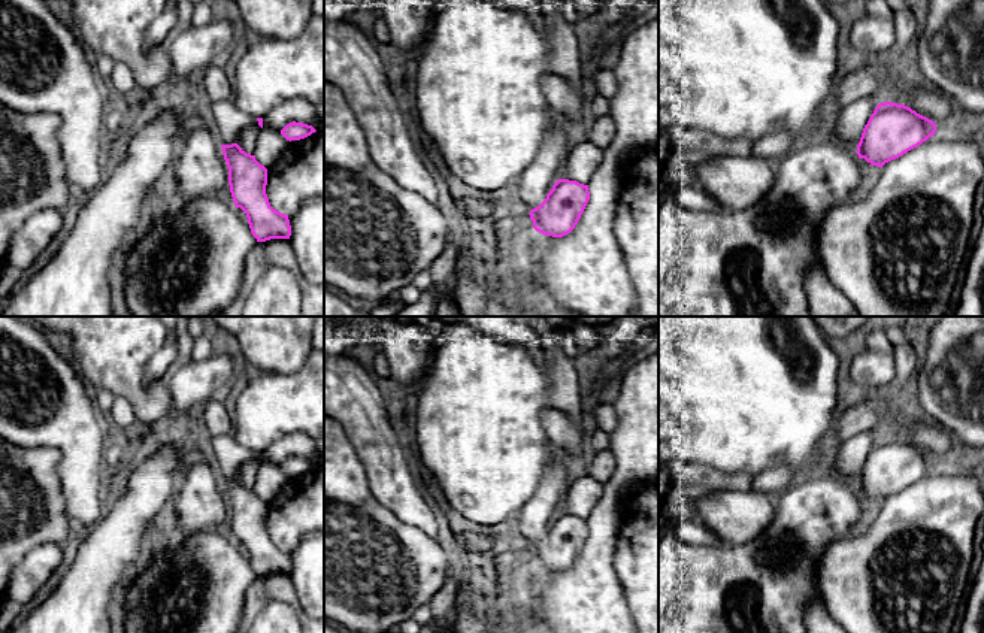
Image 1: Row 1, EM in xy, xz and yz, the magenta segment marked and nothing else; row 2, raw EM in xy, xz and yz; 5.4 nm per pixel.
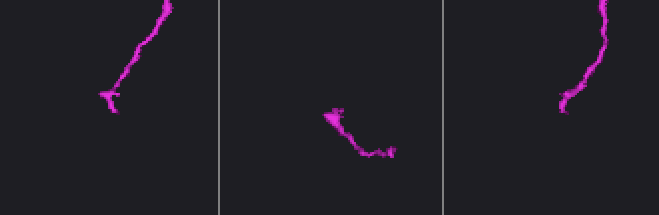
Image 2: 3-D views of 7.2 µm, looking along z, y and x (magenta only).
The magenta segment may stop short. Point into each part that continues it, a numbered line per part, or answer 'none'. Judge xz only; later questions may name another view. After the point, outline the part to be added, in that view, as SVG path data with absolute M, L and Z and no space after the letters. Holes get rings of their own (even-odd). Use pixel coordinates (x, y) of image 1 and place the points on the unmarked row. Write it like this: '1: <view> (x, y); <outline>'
1: xz (532, 518); M552 448L538 490L514 515L518 530L529 539L530 545L547 533L548 524L558 515L560 503L570 485L570 472L569 460Z

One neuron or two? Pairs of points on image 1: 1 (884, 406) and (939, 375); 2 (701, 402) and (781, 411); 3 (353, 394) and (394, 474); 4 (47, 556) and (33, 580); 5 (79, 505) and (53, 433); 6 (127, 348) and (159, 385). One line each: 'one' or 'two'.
1: two
2: one
3: one
4: one
5: one
6: one

